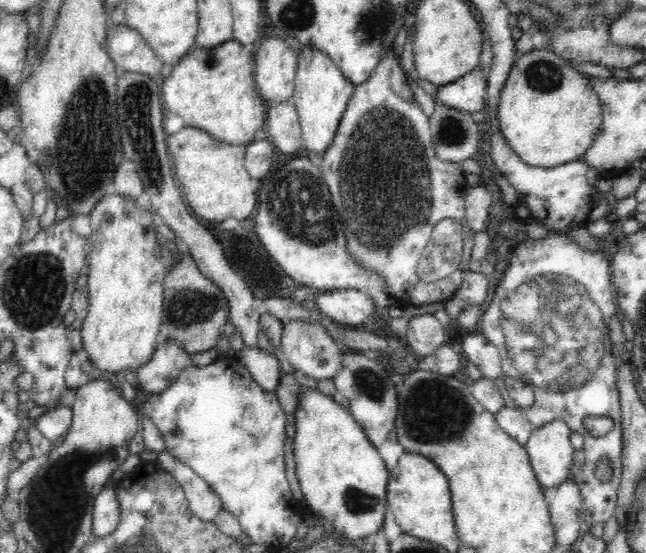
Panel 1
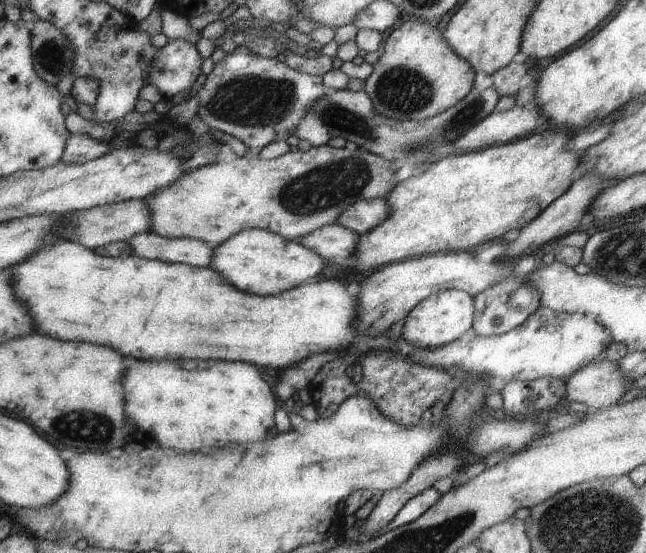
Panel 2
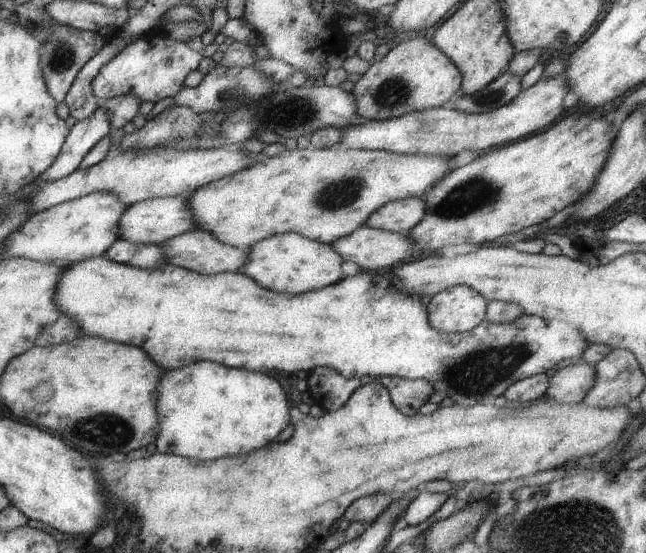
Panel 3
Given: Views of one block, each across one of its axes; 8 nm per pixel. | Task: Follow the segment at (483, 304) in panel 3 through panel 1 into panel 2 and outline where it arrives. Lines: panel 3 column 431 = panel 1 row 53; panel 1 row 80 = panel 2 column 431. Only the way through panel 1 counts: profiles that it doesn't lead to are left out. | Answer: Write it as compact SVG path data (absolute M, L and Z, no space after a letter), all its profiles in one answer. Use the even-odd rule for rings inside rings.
M447 289L433 293L413 305L405 315L400 336L413 347L434 349L459 339L470 330L473 299L465 291Z

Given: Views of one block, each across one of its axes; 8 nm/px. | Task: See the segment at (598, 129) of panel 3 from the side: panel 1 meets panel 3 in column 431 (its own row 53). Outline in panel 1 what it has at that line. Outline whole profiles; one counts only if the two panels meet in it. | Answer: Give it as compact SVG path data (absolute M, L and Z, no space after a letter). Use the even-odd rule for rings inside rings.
M234 37L227 41L214 48L200 48L195 45L190 52L186 52L186 55L173 66L170 74L159 79L161 101L166 105L168 112L178 114L186 126L205 130L215 140L233 145L240 143L246 145L265 121L263 98L255 87L253 52L248 51Z

